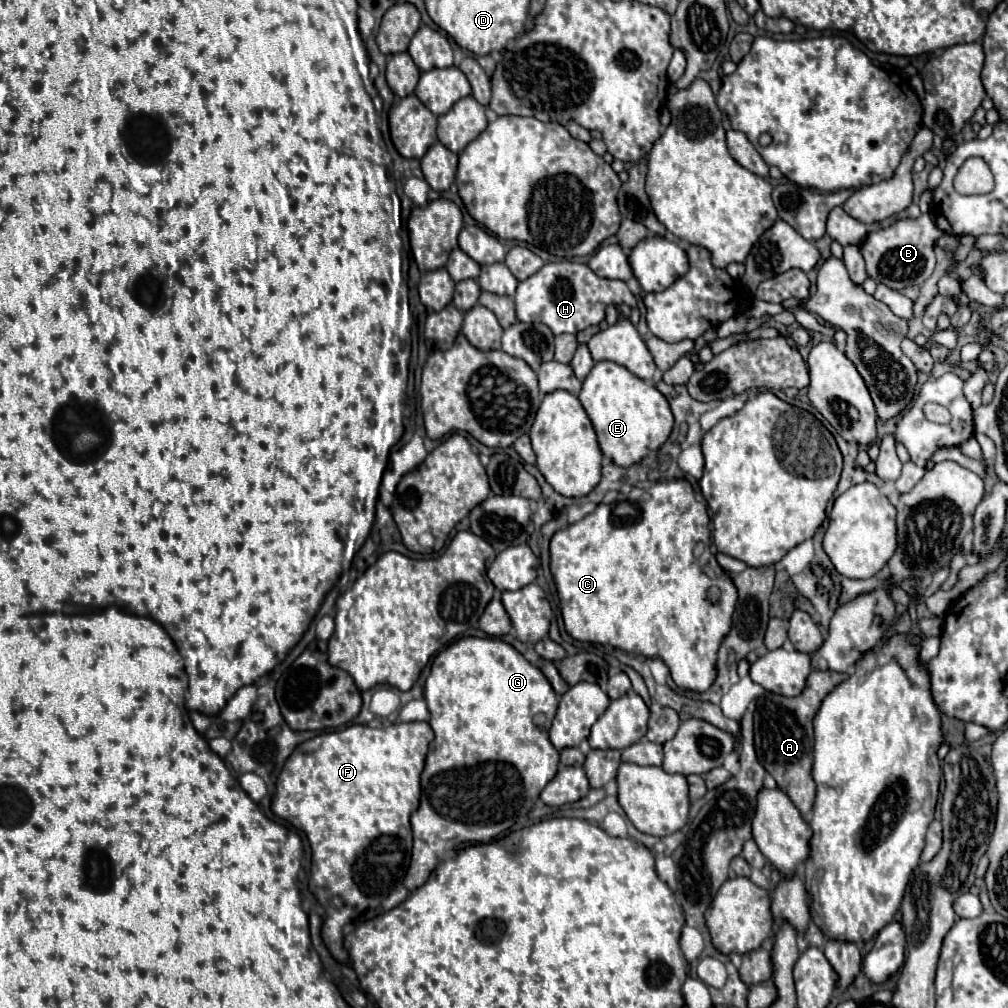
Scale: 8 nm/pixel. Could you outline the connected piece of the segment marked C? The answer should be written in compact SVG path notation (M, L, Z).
M671 480L671 482L657 482L649 488L633 488L629 494L619 494L619 500L615 504L599 504L589 516L583 520L571 524L565 530L555 532L551 538L550 546L550 570L559 592L561 600L561 614L565 622L565 630L569 632L571 638L579 642L589 642L589 644L609 644L613 648L621 648L631 654L639 654L645 658L661 658L671 672L673 682L677 684L679 690L691 690L691 692L707 692L711 684L717 678L717 650L727 636L731 628L731 616L737 604L737 588L729 574L719 568L717 560L709 556L707 552L703 556L693 556L693 548L697 542L709 542L711 540L711 530L709 530L709 516L707 516L707 506L699 502L693 494L693 488L687 480Z

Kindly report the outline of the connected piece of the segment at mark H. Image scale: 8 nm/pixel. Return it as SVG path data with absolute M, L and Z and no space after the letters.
M563 260L563 262L551 262L551 264L545 264L539 272L535 272L533 276L529 276L527 280L519 282L515 291L515 308L517 308L517 318L521 322L543 322L547 324L553 334L577 334L589 326L597 326L605 320L605 310L607 306L623 306L627 304L629 308L635 308L637 306L637 300L635 296L631 294L631 290L627 288L627 284L623 280L607 280L607 278L599 278L593 270L587 268L587 264L579 264L579 262L569 262L569 260Z

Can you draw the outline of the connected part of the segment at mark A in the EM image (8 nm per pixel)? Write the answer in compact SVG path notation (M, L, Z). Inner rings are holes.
M813 670L807 678L805 690L799 696L787 698L781 694L765 692L757 700L757 710L755 710L757 756L761 760L761 766L775 780L779 780L777 784L789 794L789 798L801 810L803 816L813 808L813 796L815 796L815 784L813 784L813 776L811 776L811 768L813 768L813 718L821 706L821 700L837 684L841 684L845 678L849 678L849 674L845 674L845 672Z

